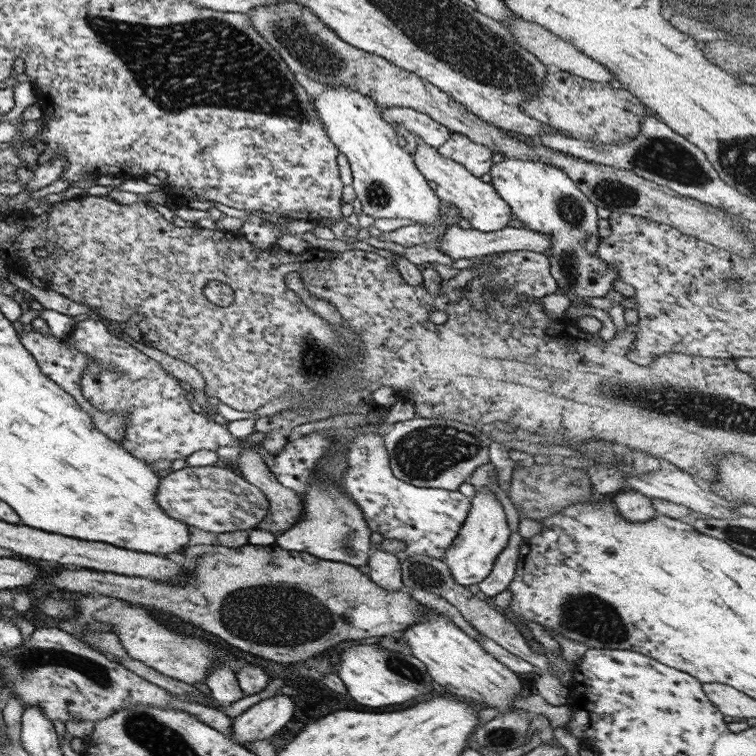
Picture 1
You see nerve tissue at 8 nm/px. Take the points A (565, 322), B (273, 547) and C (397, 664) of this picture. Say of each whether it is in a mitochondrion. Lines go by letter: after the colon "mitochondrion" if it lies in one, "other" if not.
A: other
B: other
C: mitochondrion

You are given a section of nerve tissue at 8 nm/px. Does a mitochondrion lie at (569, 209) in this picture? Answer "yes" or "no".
yes

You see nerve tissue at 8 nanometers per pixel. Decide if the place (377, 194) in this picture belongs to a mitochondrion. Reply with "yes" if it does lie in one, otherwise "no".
yes

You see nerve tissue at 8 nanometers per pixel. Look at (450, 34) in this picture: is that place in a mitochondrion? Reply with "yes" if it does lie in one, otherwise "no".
yes

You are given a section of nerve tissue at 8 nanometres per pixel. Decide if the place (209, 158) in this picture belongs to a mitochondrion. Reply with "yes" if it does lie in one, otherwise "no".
no

